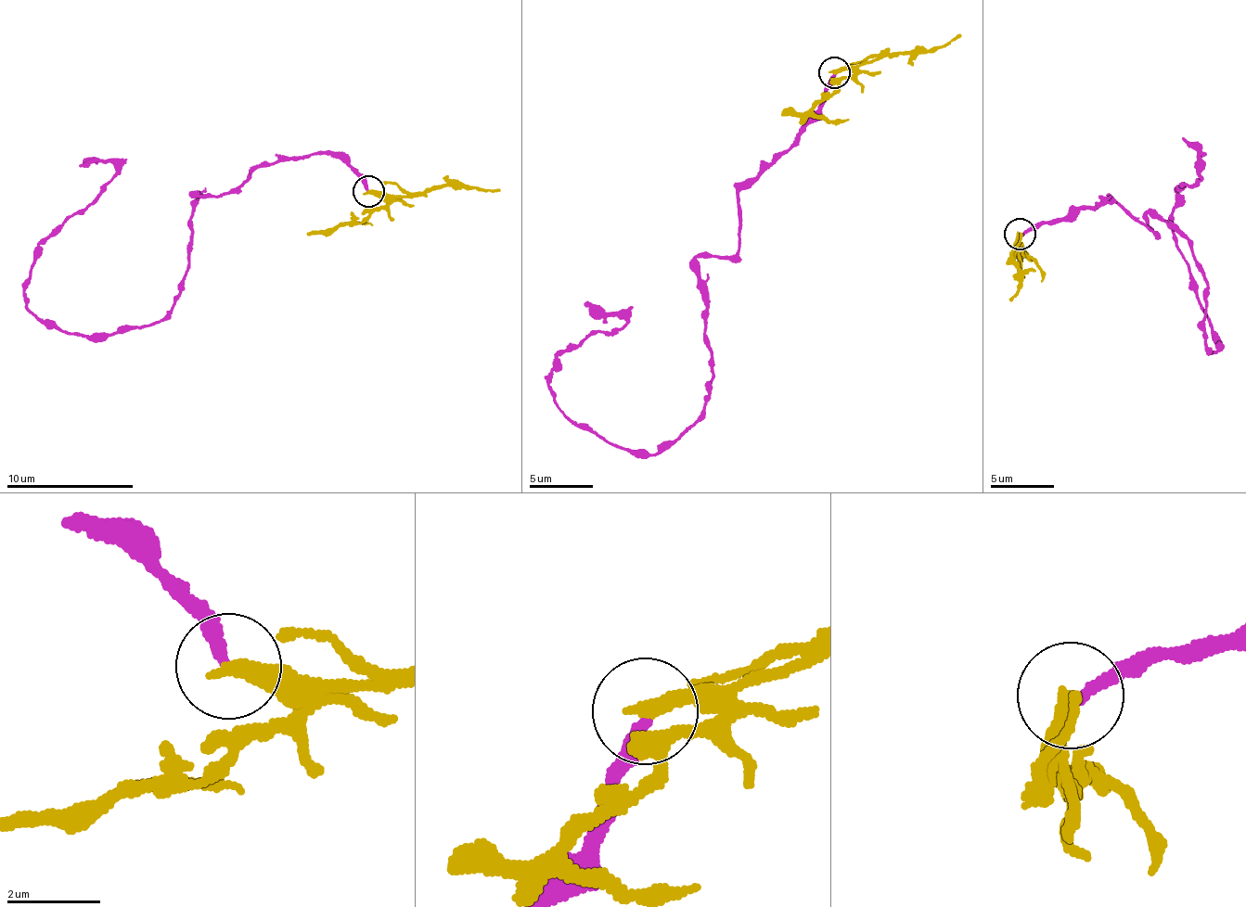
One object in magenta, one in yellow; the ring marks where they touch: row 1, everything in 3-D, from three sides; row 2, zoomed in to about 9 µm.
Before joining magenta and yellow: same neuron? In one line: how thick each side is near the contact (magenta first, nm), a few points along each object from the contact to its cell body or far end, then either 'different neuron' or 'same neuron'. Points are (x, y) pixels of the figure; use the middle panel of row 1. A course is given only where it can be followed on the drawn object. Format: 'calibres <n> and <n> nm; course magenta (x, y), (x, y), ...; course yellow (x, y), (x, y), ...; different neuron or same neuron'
calibres 240 and 360 nm; course magenta (833, 74), (701, 258), (715, 376), (656, 453), (553, 399), (556, 356), (624, 325), (583, 303); course yellow (833, 71), (883, 56), (945, 46), (961, 32); different neuron

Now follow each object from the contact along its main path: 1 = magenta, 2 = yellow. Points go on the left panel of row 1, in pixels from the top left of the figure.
1: (367, 191), (327, 151), (198, 191), (165, 318), (69, 335), (25, 306), (25, 278), (114, 175), (78, 164)
2: (367, 192), (420, 193), (448, 185), (501, 190)

